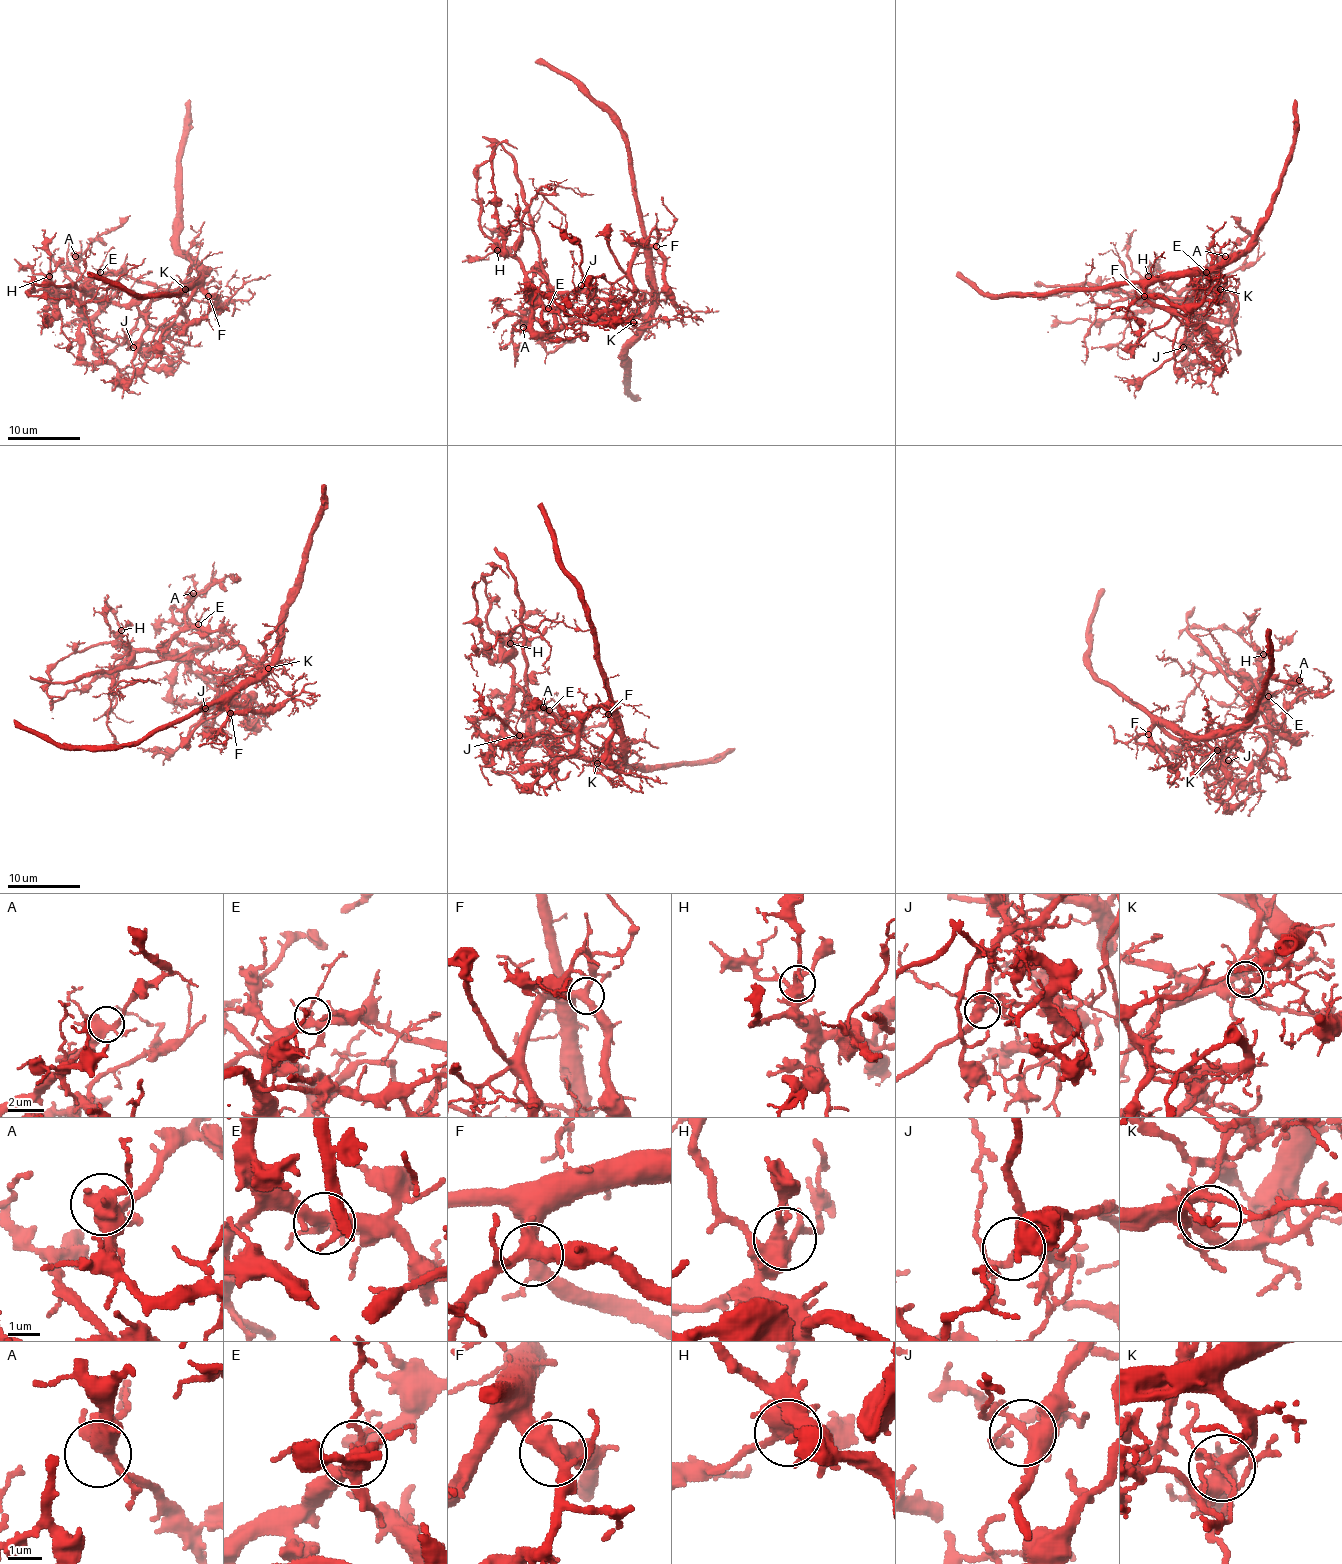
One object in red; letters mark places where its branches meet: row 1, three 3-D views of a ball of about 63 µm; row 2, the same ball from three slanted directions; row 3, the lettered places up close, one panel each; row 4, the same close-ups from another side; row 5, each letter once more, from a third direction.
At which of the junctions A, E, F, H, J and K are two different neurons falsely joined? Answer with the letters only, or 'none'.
K

